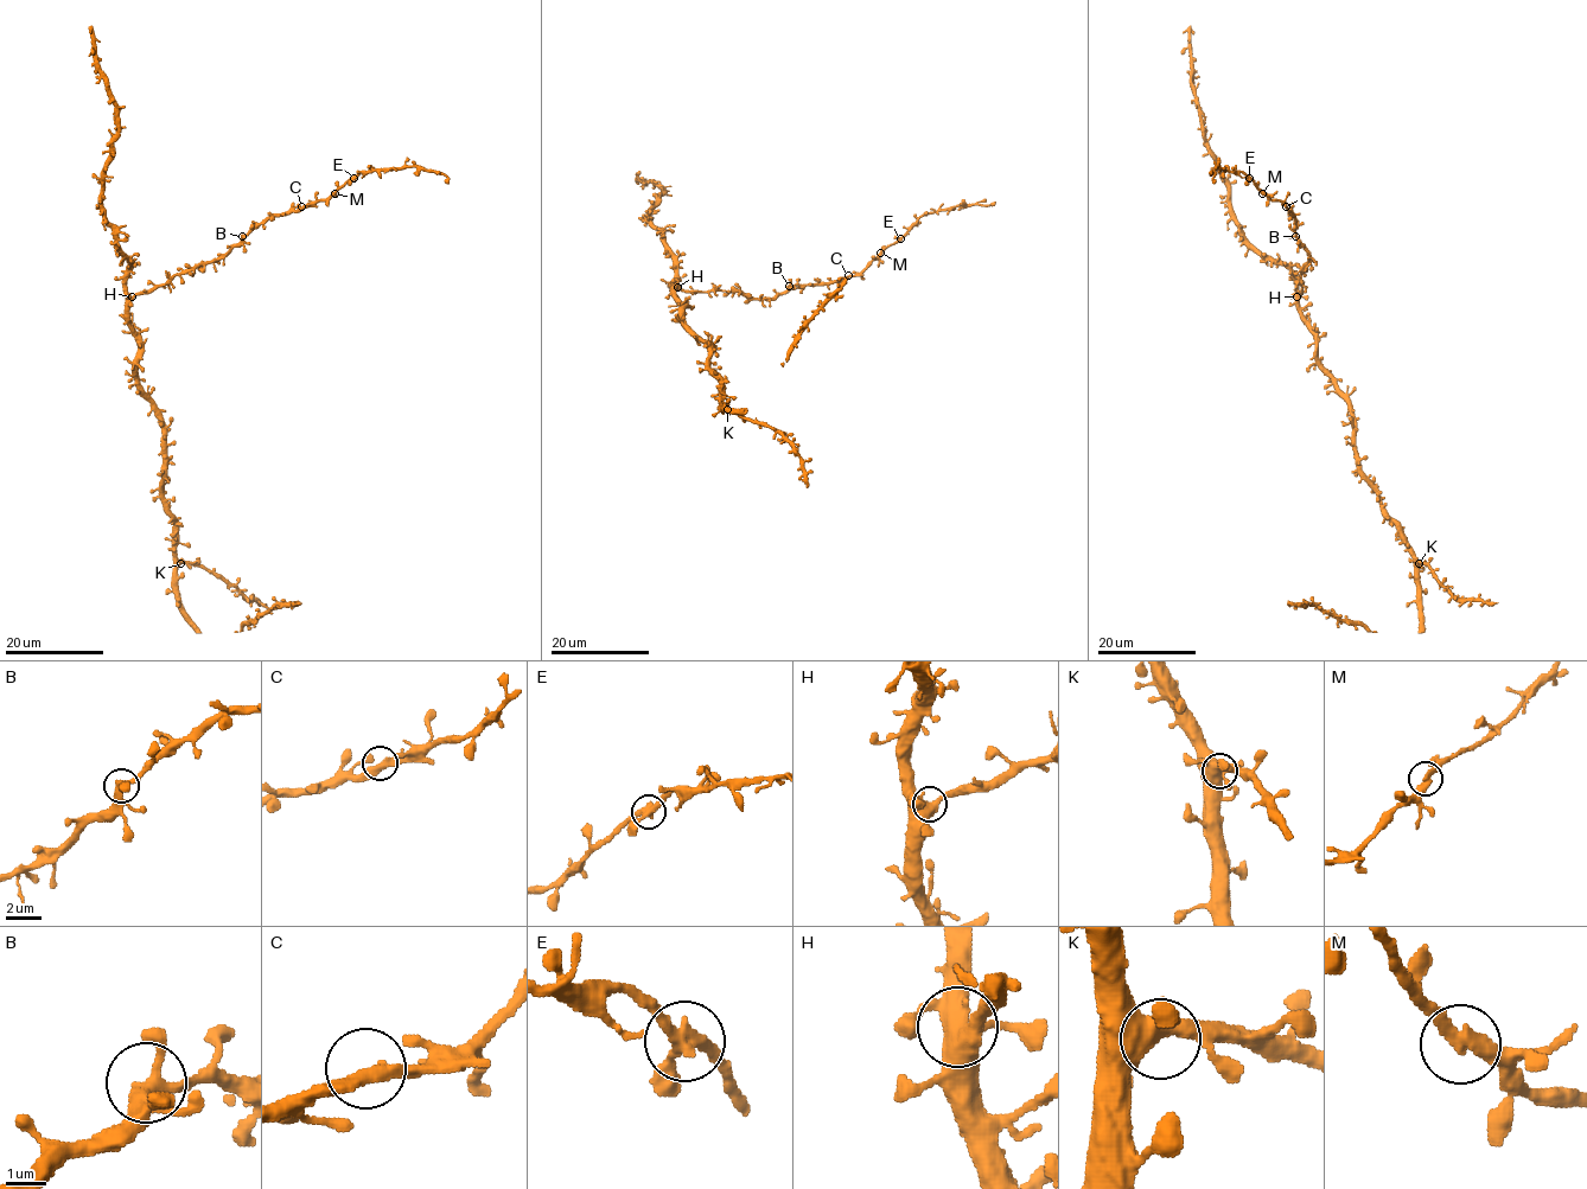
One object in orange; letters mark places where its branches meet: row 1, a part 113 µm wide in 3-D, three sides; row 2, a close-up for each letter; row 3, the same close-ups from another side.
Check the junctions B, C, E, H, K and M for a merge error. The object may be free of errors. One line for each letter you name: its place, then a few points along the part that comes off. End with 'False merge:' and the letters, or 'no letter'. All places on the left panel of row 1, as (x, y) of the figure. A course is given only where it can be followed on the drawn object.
False merge: no letter

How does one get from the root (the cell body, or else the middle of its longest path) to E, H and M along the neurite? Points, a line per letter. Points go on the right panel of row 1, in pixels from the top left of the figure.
E: (1329, 372), (1318, 357), (1317, 333), (1298, 307), (1310, 251), (1295, 235), (1295, 218), (1249, 178)
H: (1329, 372), (1320, 363), (1317, 333), (1300, 312), (1296, 296)
M: (1329, 372), (1318, 357), (1317, 333), (1298, 307), (1310, 251), (1295, 235), (1295, 218), (1262, 193)

